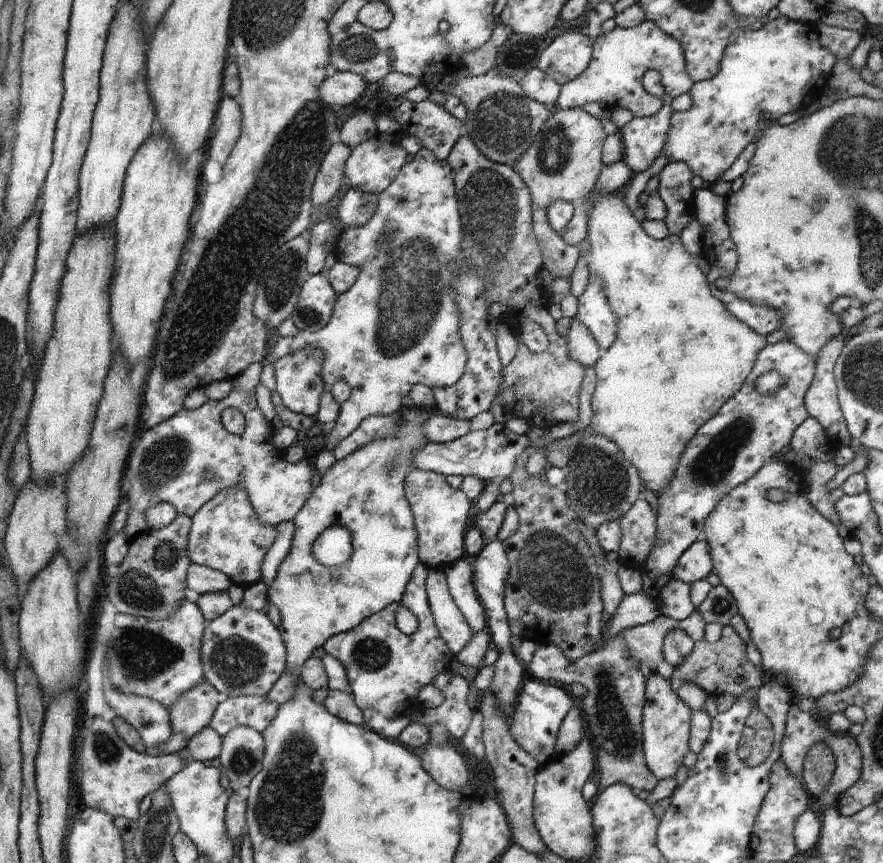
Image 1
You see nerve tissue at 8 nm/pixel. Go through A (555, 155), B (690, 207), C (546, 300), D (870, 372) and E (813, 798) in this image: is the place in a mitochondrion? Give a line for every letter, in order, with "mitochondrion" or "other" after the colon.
A: mitochondrion
B: other
C: other
D: mitochondrion
E: other

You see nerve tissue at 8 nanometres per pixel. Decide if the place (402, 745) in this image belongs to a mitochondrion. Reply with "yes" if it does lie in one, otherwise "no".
no

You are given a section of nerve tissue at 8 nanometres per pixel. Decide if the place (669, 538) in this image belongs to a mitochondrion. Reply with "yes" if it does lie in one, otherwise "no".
no

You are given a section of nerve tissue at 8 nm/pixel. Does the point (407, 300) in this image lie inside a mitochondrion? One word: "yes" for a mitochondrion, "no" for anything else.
yes

